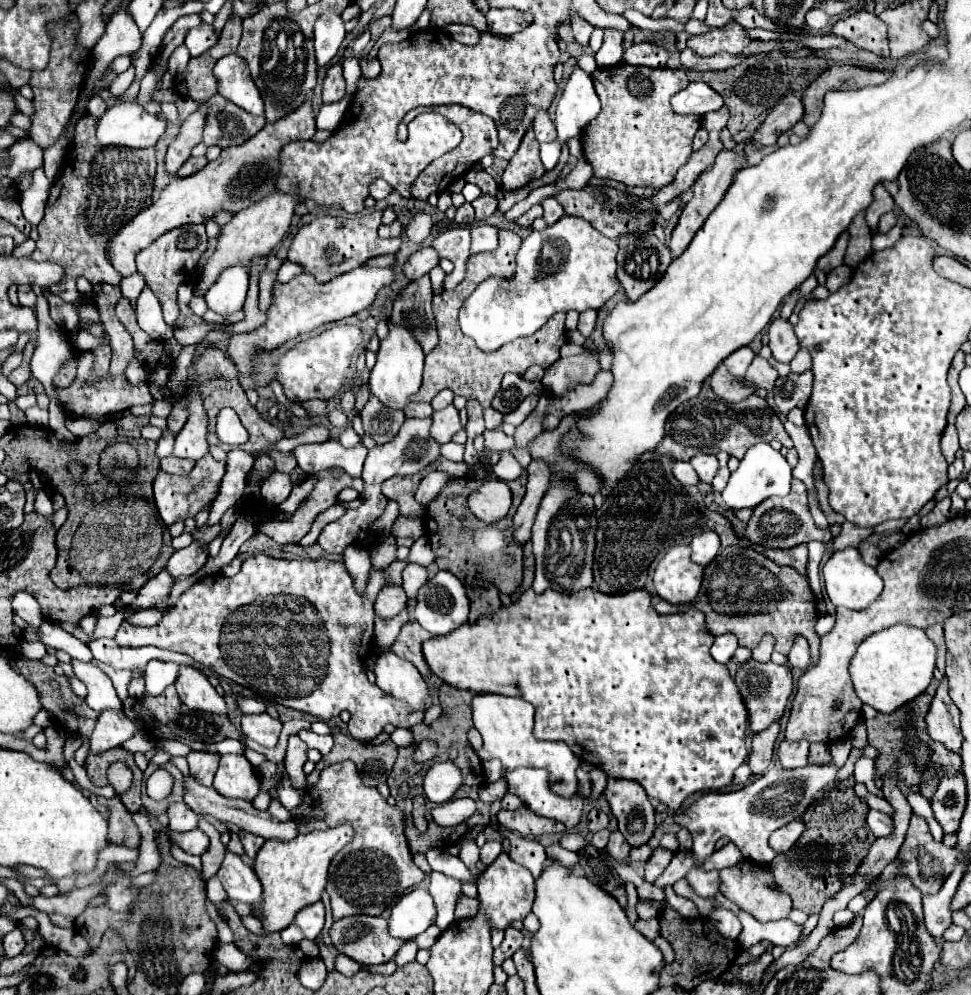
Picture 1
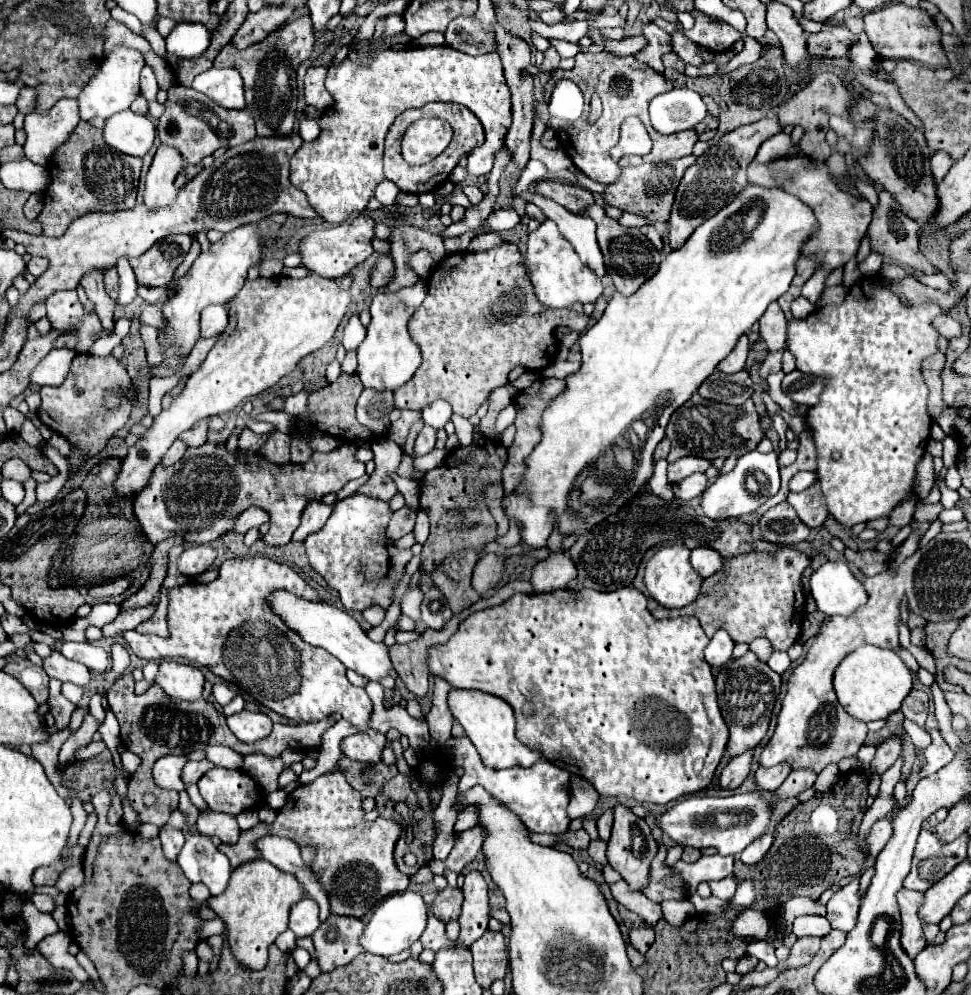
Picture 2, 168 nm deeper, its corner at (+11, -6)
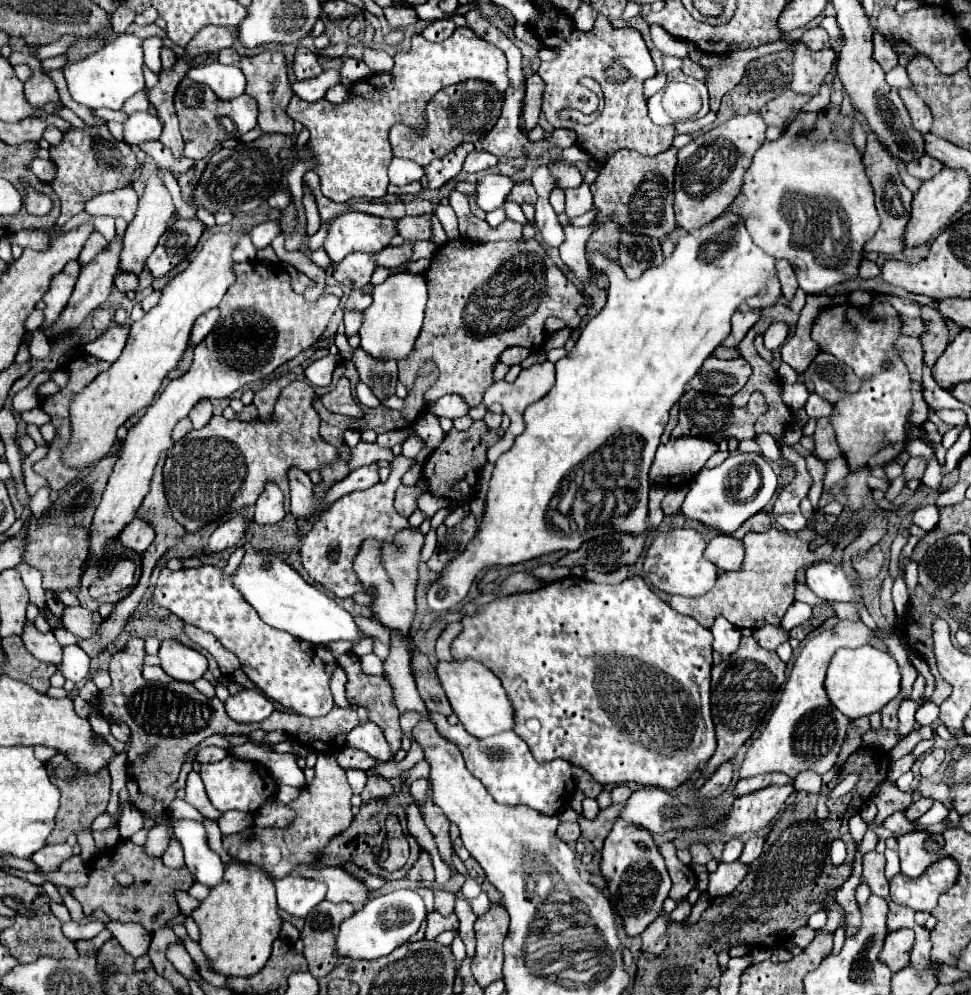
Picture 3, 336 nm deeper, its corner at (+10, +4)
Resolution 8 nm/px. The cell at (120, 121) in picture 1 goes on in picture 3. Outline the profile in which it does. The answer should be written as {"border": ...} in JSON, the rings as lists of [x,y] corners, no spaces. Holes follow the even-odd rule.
{"border":[[[135,112],[127,118],[127,122],[123,126],[125,126],[125,138],[131,144],[157,140],[163,130],[163,124],[151,112]]]}

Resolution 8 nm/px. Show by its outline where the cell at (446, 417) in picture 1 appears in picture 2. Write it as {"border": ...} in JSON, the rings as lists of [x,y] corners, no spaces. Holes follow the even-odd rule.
{"border":[[[424,426],[416,438],[416,446],[414,446],[414,452],[416,456],[424,456],[428,452],[434,450],[434,444],[436,444],[436,428],[432,426]]]}

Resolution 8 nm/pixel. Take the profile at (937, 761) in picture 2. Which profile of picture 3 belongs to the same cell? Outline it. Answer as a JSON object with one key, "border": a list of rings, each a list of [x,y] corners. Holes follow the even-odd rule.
{"border":[[[933,750],[933,752],[925,754],[923,760],[921,760],[921,776],[929,778],[935,772],[939,772],[939,768],[943,764],[943,758],[945,758],[945,750]]]}

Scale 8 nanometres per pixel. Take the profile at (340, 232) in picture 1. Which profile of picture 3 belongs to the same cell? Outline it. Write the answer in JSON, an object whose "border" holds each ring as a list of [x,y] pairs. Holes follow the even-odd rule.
{"border":[[[347,212],[329,224],[325,250],[333,262],[341,262],[351,252],[381,252],[389,246],[395,234],[397,220],[377,218],[363,212]]]}

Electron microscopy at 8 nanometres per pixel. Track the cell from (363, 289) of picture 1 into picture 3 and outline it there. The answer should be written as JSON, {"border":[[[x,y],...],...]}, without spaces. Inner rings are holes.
{"border":[[[253,260],[233,264],[233,272],[235,282],[219,304],[221,314],[217,326],[213,326],[211,334],[195,346],[191,368],[177,380],[171,380],[165,392],[147,408],[139,424],[129,428],[121,456],[91,522],[87,556],[91,562],[101,562],[109,542],[119,538],[119,532],[135,518],[137,508],[149,492],[149,482],[161,452],[169,450],[173,444],[171,430],[175,424],[185,418],[201,398],[229,398],[235,390],[265,378],[301,350],[311,348],[321,338],[329,318],[339,306],[339,298],[331,294],[319,296],[317,302],[307,302],[301,294],[295,294],[291,278],[281,264],[261,264],[259,260]]]}

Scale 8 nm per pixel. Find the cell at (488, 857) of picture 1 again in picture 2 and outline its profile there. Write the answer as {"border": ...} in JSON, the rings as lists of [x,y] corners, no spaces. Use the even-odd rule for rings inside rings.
{"border":[[[470,870],[464,878],[464,904],[462,904],[462,914],[460,914],[460,936],[458,944],[460,946],[470,946],[474,940],[478,940],[486,928],[488,928],[488,884],[482,878],[478,870]]]}

